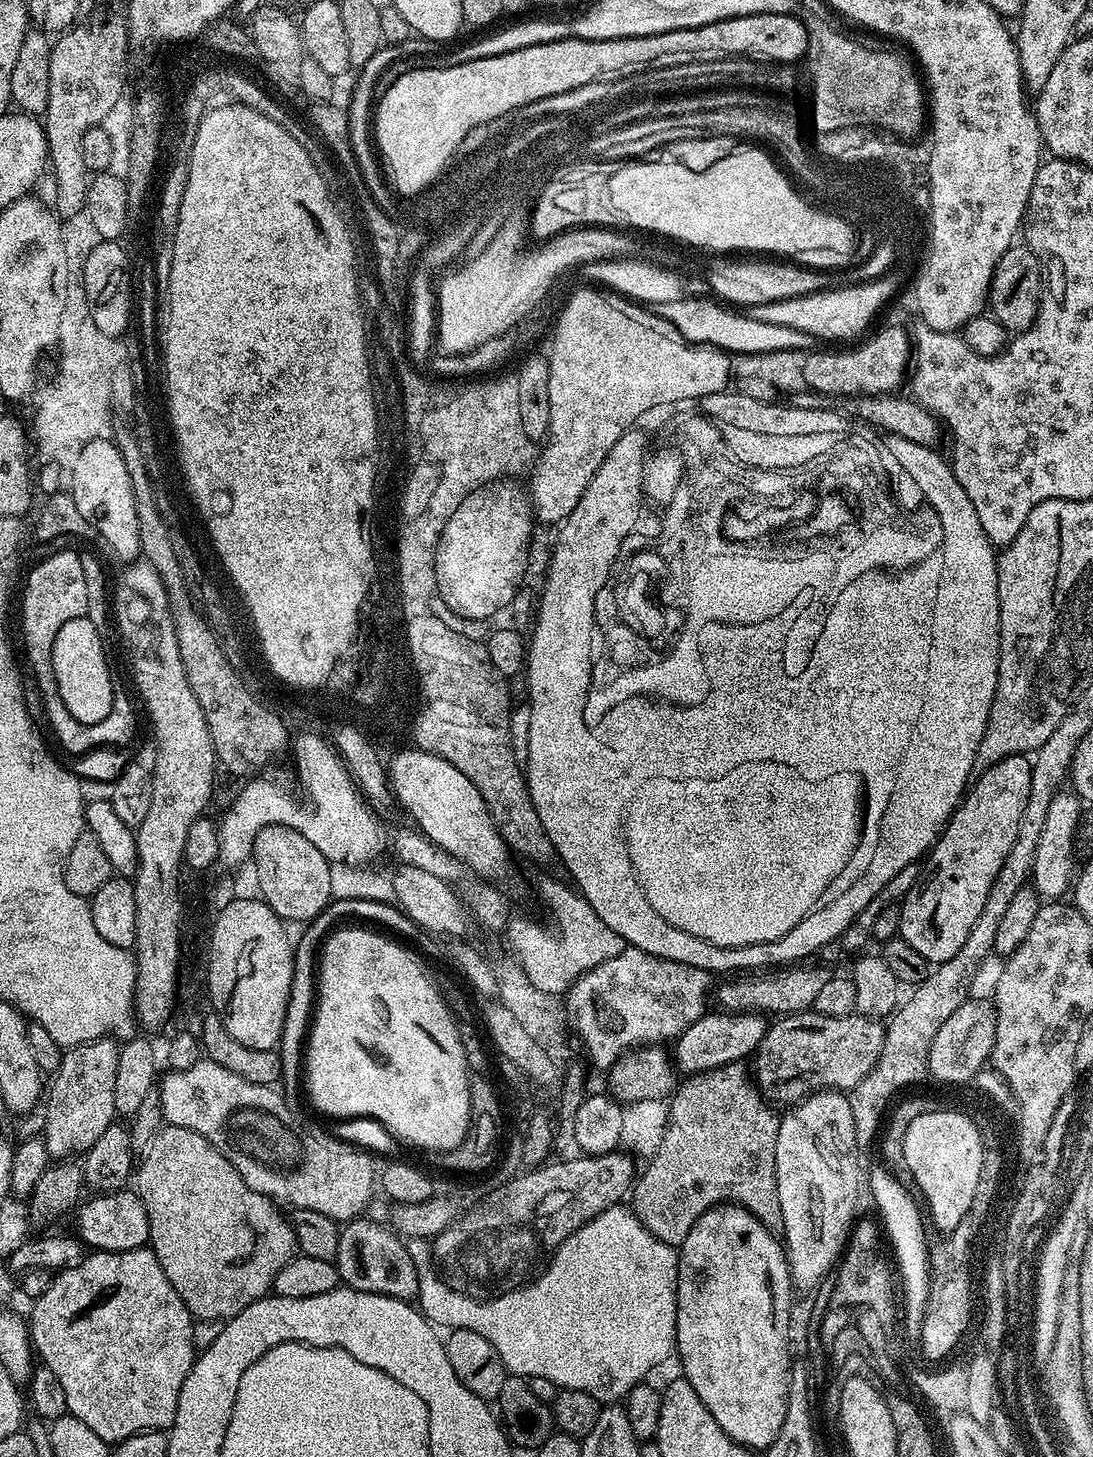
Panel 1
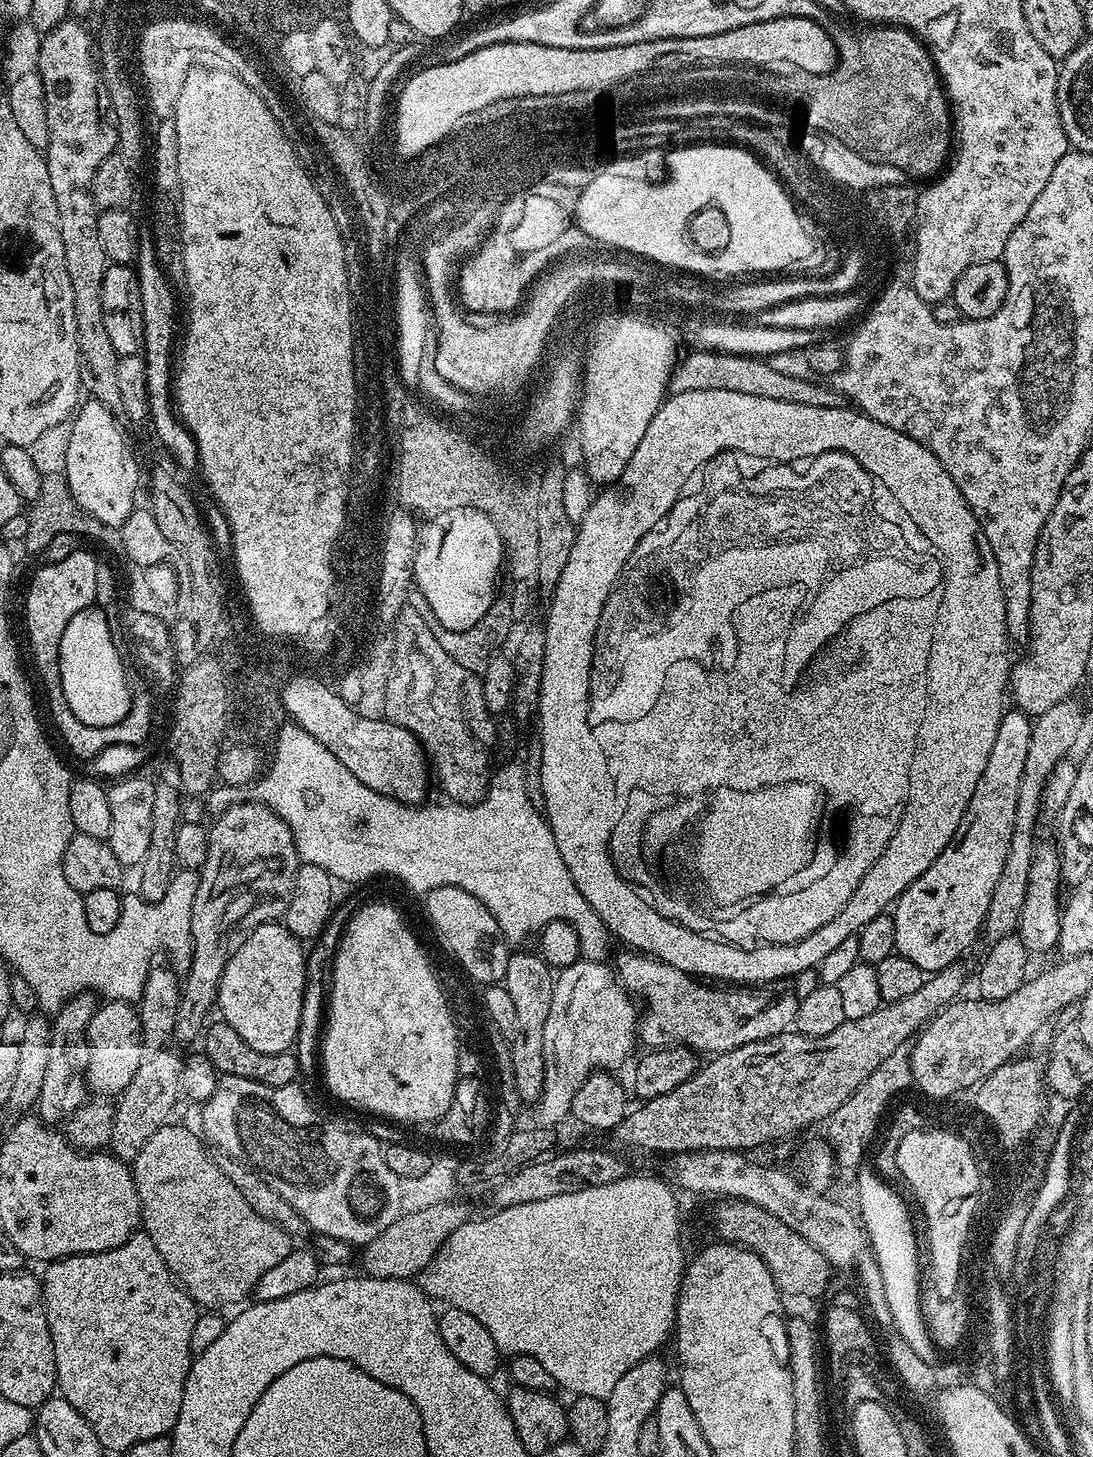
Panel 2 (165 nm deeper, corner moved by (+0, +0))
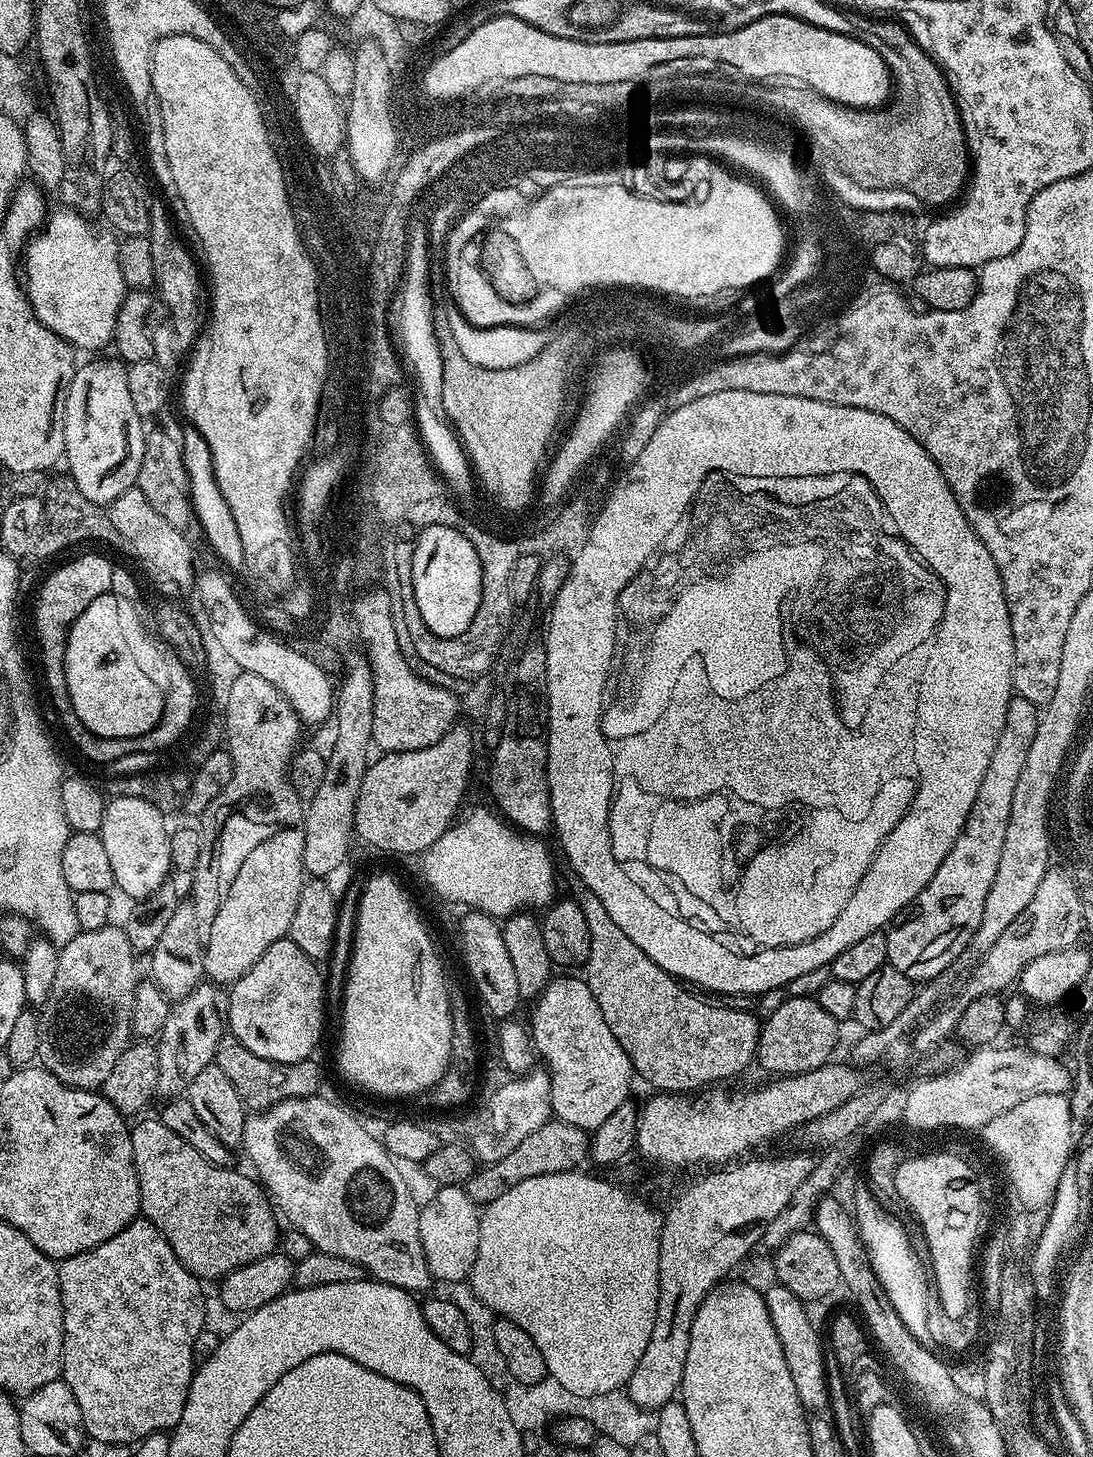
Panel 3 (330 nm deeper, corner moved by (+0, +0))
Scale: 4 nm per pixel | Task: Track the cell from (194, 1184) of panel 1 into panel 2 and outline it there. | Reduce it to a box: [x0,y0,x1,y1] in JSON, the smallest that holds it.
[130,1122,294,1310]

